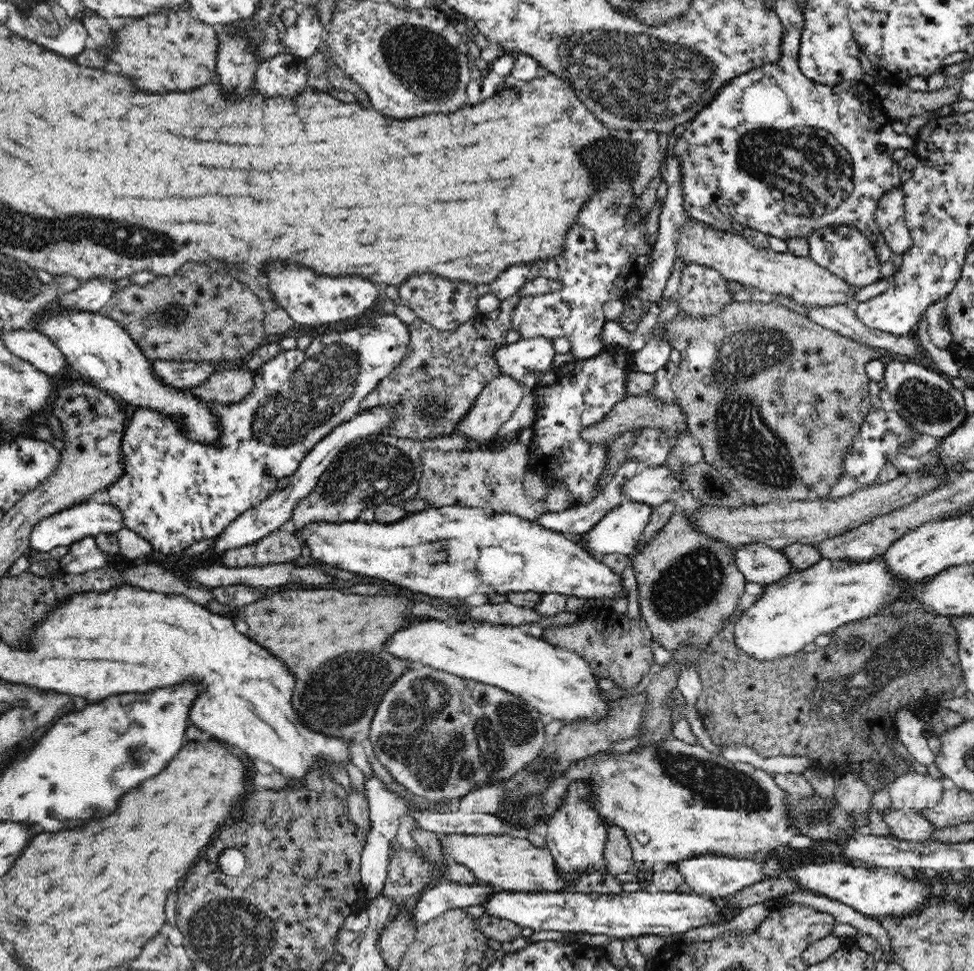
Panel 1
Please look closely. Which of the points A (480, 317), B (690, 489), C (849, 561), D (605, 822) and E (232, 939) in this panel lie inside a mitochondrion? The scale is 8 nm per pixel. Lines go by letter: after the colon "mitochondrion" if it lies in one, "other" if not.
A: other
B: other
C: other
D: other
E: mitochondrion

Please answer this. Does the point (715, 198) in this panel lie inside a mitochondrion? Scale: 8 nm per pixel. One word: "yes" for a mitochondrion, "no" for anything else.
no

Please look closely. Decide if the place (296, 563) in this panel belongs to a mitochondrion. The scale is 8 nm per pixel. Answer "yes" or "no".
no

